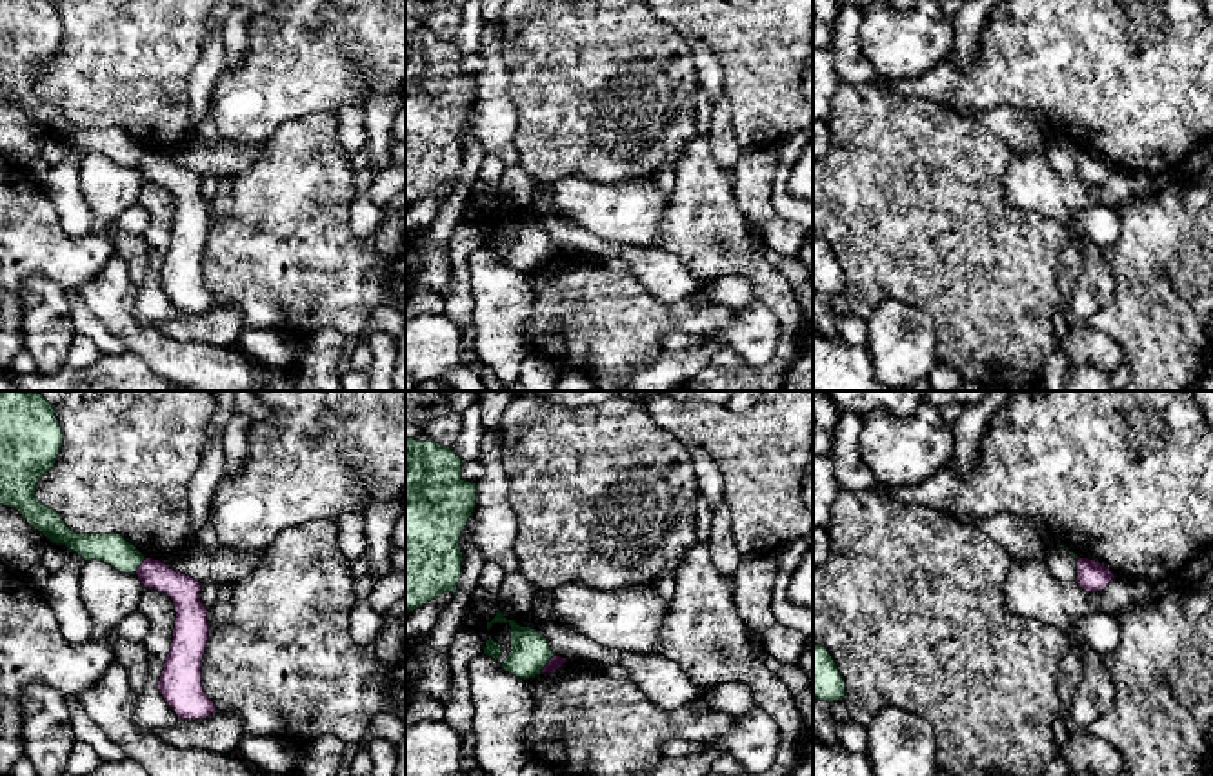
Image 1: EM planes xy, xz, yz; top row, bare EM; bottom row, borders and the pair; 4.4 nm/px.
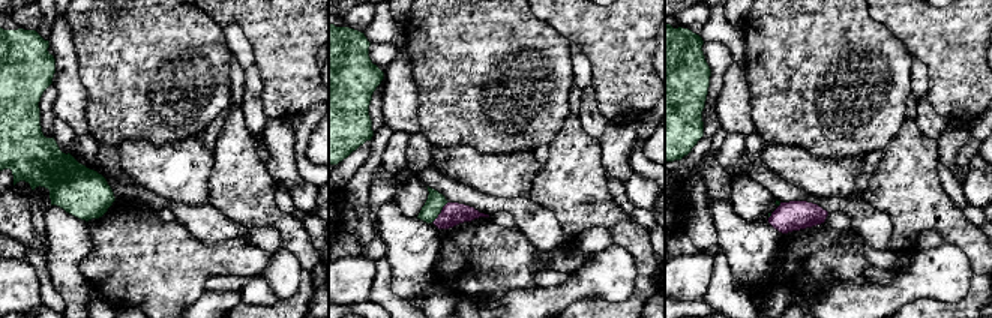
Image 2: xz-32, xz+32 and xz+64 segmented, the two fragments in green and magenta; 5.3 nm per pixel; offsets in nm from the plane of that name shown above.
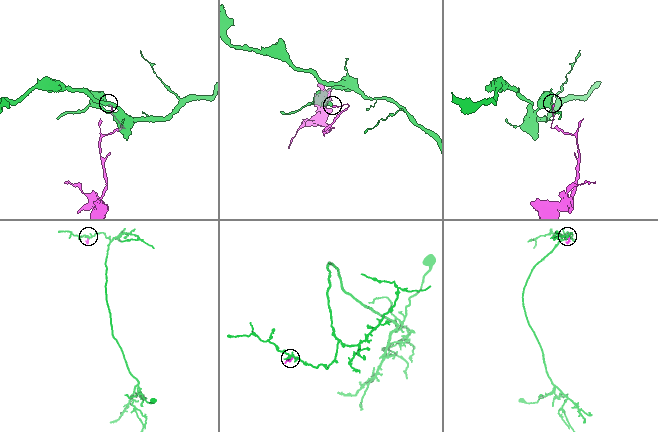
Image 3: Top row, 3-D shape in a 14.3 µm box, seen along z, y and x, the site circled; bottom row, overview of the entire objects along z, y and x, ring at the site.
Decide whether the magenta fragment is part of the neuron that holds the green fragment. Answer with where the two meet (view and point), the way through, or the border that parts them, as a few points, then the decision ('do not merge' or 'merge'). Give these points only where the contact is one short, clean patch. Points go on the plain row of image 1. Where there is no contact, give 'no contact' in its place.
meets green in xz at (548, 255); border along xz (553, 248), (541, 266); do not merge

